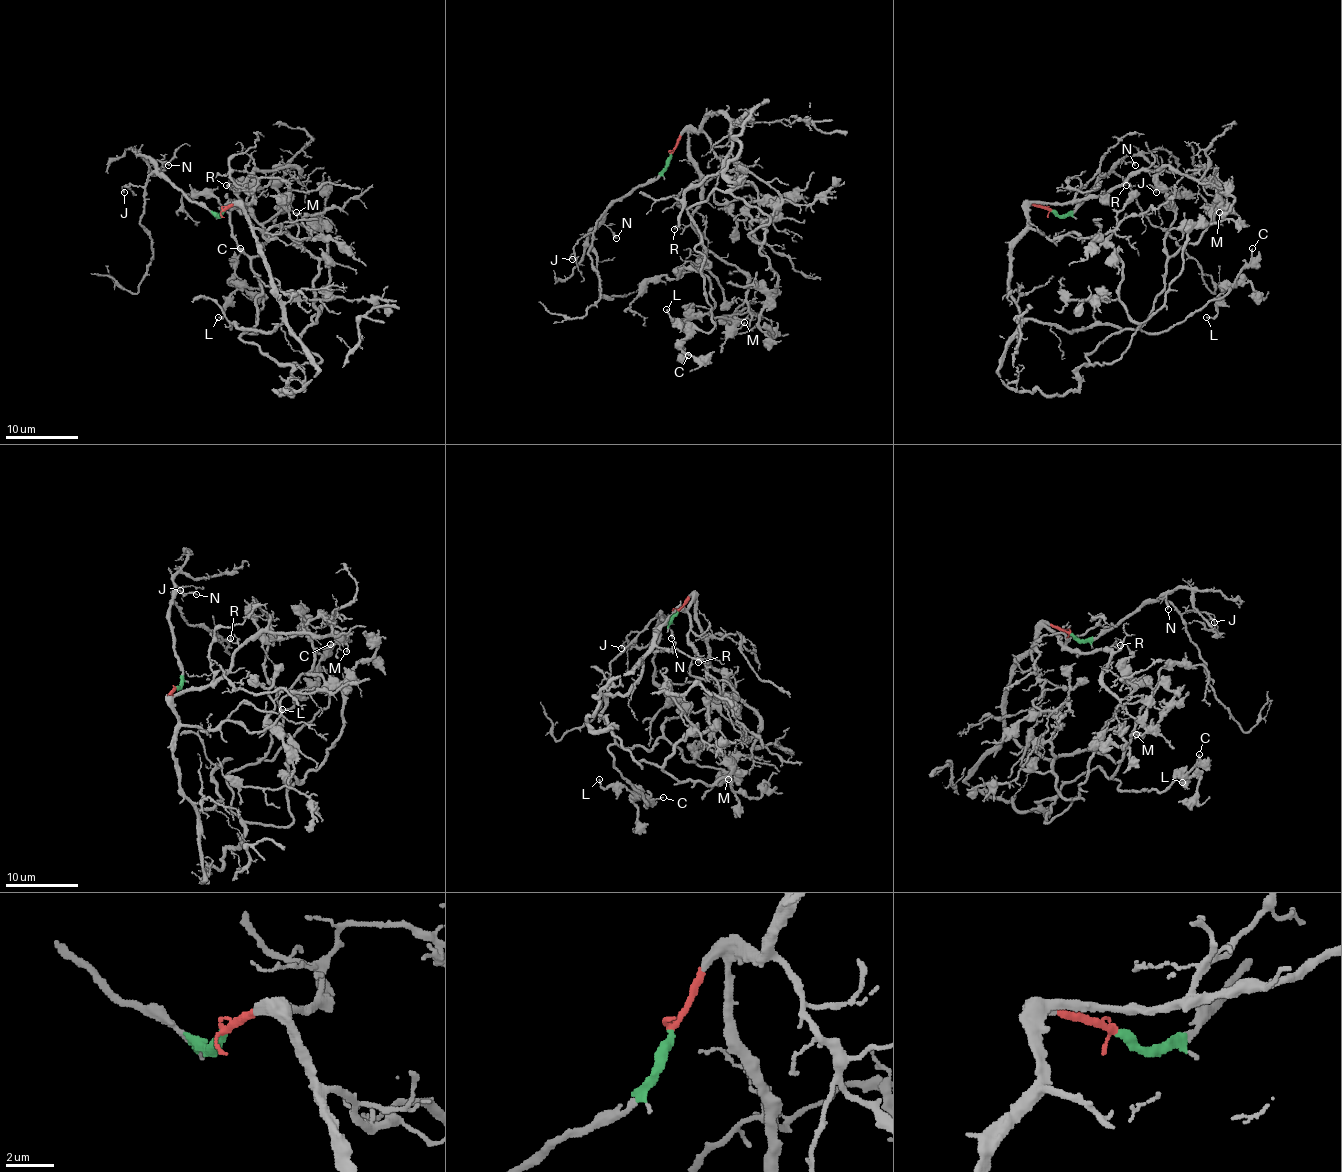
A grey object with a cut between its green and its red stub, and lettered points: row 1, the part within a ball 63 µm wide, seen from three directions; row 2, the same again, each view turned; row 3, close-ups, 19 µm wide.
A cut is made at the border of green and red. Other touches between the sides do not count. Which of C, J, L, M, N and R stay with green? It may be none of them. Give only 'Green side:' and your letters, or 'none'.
Green side: J, N

